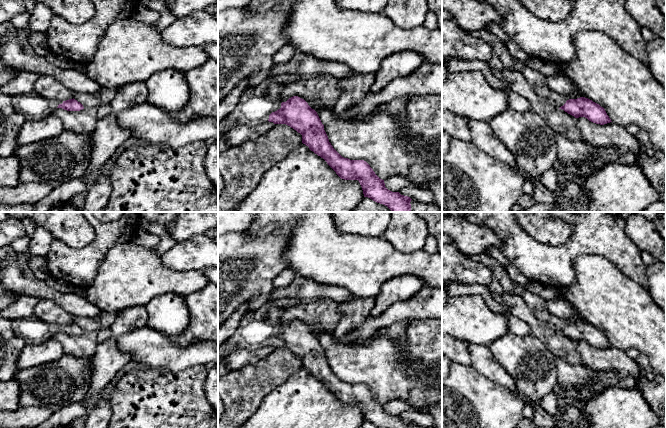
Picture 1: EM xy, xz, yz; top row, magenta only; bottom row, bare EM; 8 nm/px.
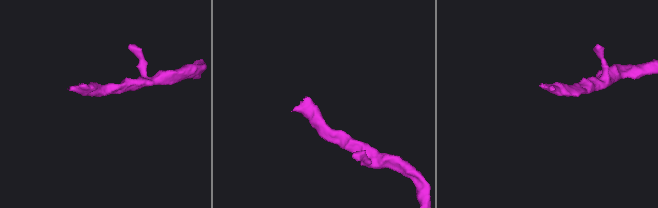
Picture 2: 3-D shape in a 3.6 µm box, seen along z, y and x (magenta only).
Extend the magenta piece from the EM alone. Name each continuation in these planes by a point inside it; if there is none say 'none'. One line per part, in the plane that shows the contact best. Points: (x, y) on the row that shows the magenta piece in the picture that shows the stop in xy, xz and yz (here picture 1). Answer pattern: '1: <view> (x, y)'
1: xz (255, 105)

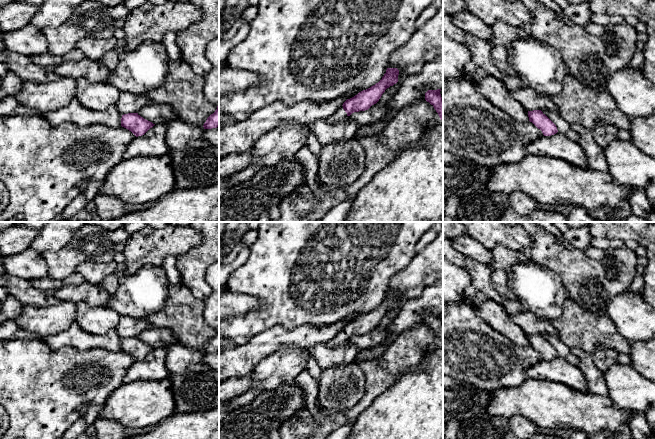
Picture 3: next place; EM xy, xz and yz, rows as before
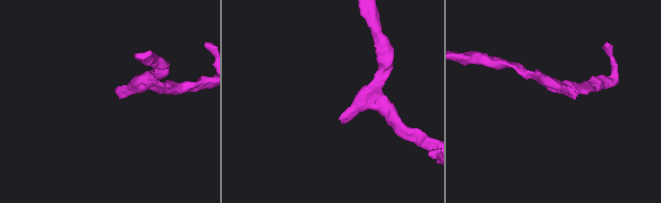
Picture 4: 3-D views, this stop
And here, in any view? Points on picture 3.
1: xz (340, 114)

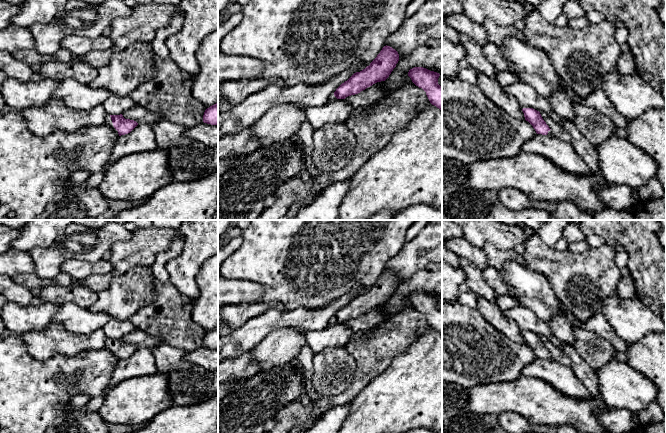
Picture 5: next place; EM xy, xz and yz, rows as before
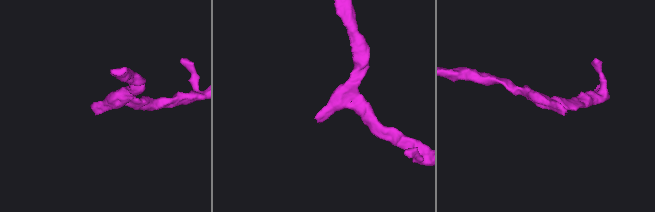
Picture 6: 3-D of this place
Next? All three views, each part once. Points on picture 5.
1: xy (108, 121)

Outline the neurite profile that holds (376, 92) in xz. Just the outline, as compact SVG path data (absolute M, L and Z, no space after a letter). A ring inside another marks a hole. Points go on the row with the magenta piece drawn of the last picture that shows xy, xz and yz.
M385 81L377 82L358 94L346 97L345 102L352 109L366 107L375 101L381 100L386 96Z

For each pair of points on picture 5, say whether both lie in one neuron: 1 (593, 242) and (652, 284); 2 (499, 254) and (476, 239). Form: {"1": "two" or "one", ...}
{"1": "two", "2": "two"}

